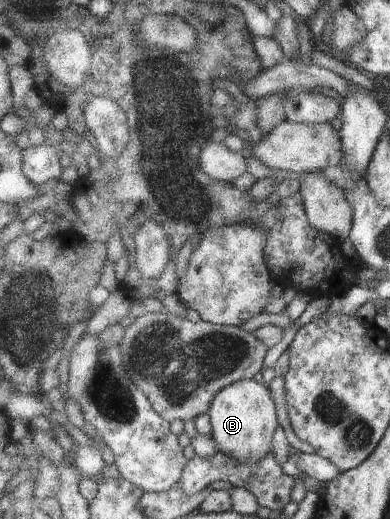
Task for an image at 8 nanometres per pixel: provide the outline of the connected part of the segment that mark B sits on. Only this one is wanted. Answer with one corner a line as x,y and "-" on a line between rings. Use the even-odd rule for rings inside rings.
252,378
239,380
219,390
208,410
212,436
215,438
218,451
225,452
231,458
245,464
259,464
272,452
273,436
279,426
279,416
269,387

